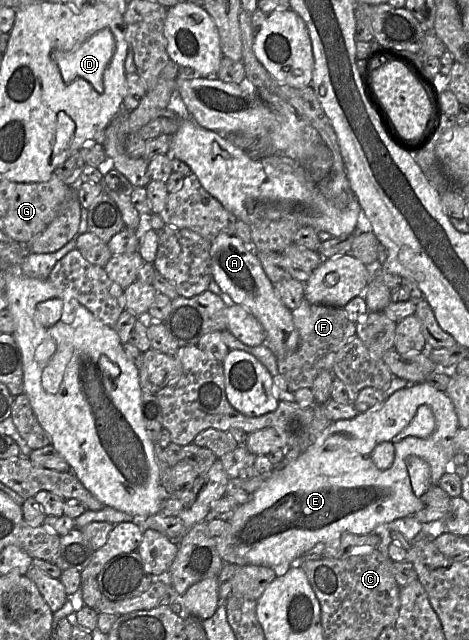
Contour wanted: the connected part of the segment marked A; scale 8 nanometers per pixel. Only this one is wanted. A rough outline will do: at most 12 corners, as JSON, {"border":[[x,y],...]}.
{"border":[[220,233],[212,279],[266,332],[276,357],[298,347],[292,311],[253,251]]}

